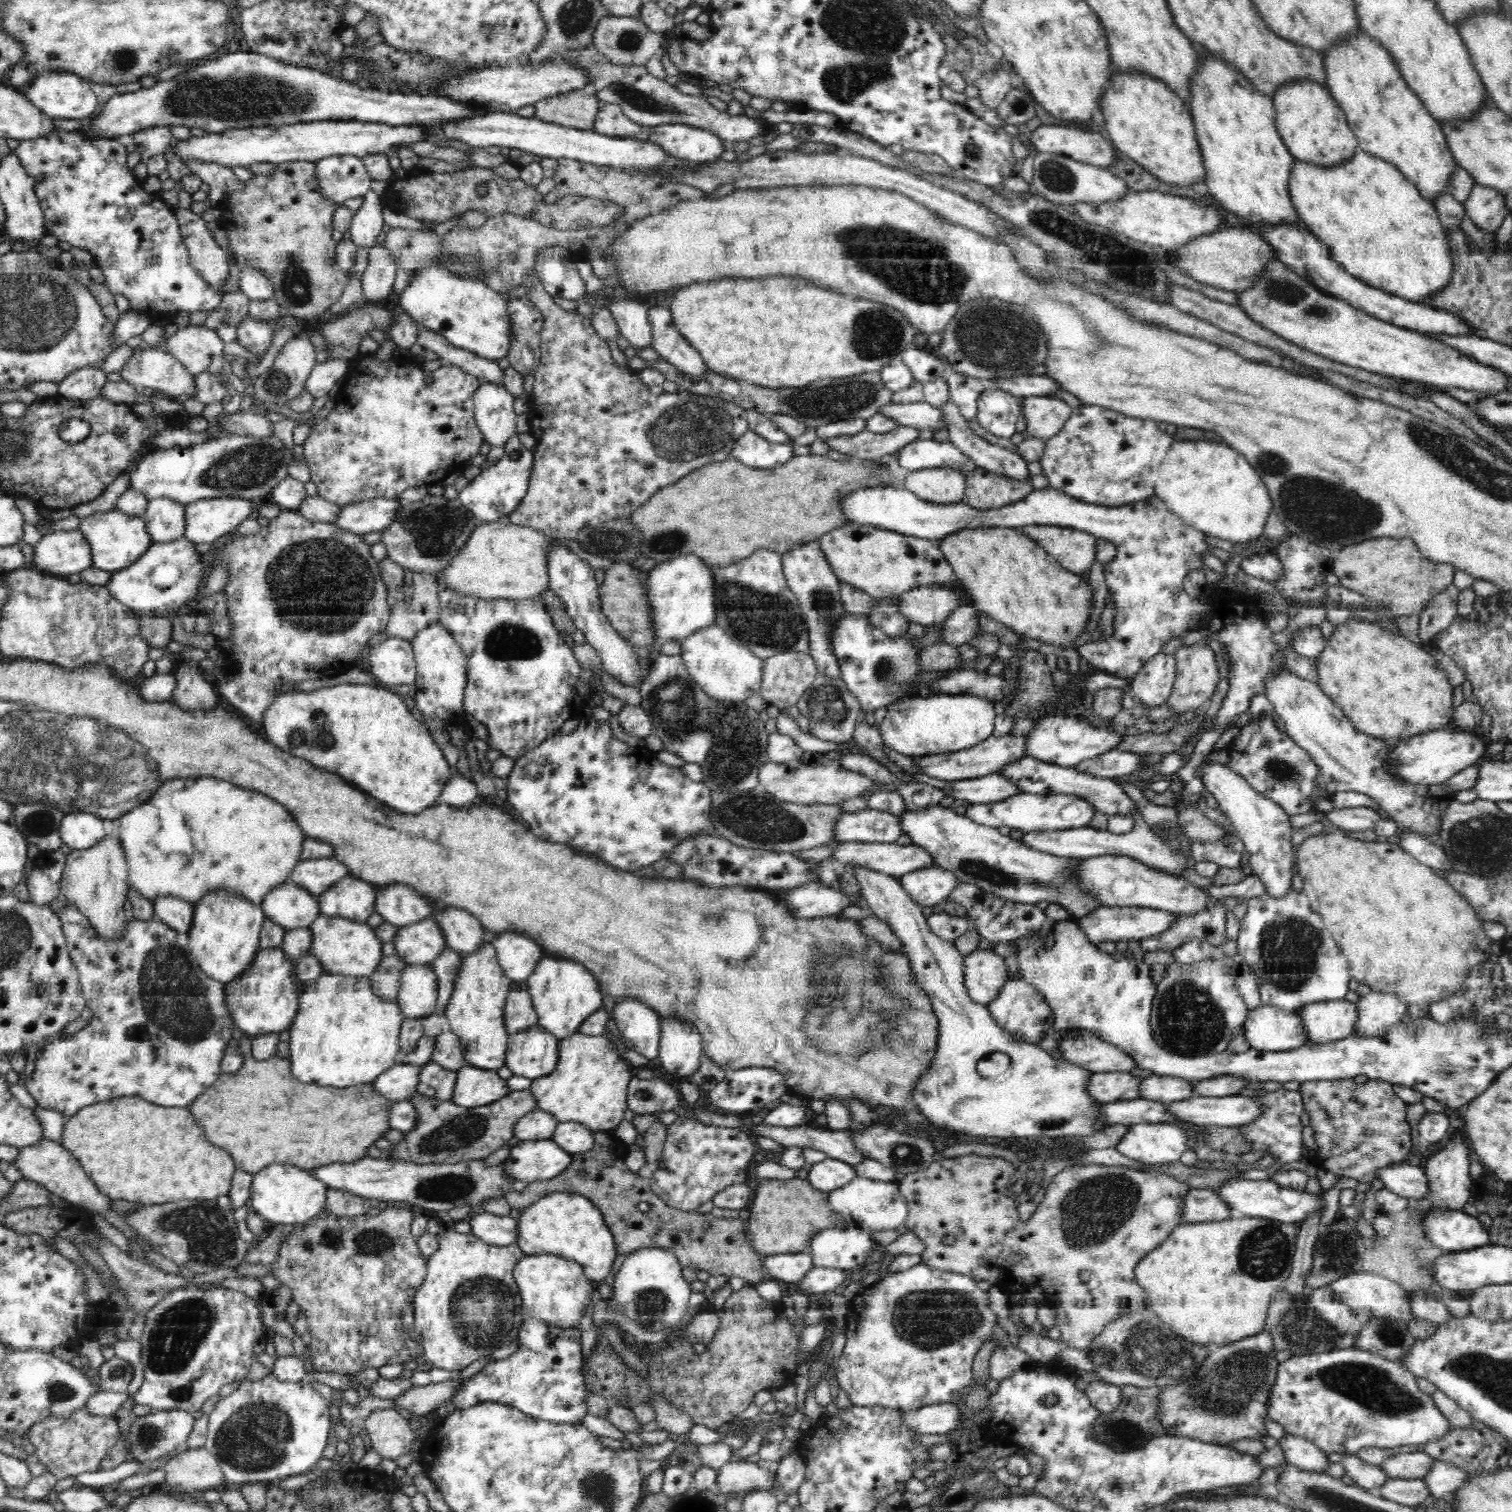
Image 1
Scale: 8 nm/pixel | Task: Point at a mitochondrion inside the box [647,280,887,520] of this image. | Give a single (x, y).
(825, 401)

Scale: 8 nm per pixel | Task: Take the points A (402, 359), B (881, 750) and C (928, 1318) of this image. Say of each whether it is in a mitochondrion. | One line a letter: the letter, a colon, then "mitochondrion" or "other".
A: other
B: other
C: mitochondrion

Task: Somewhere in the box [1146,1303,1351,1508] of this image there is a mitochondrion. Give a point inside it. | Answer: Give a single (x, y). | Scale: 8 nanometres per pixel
(1228, 1386)

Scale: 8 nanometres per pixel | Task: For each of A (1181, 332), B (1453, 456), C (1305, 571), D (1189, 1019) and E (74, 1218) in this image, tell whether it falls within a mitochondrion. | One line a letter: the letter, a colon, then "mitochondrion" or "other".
A: other
B: mitochondrion
C: other
D: mitochondrion
E: other

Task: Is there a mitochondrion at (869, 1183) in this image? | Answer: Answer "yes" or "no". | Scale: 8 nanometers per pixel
no

